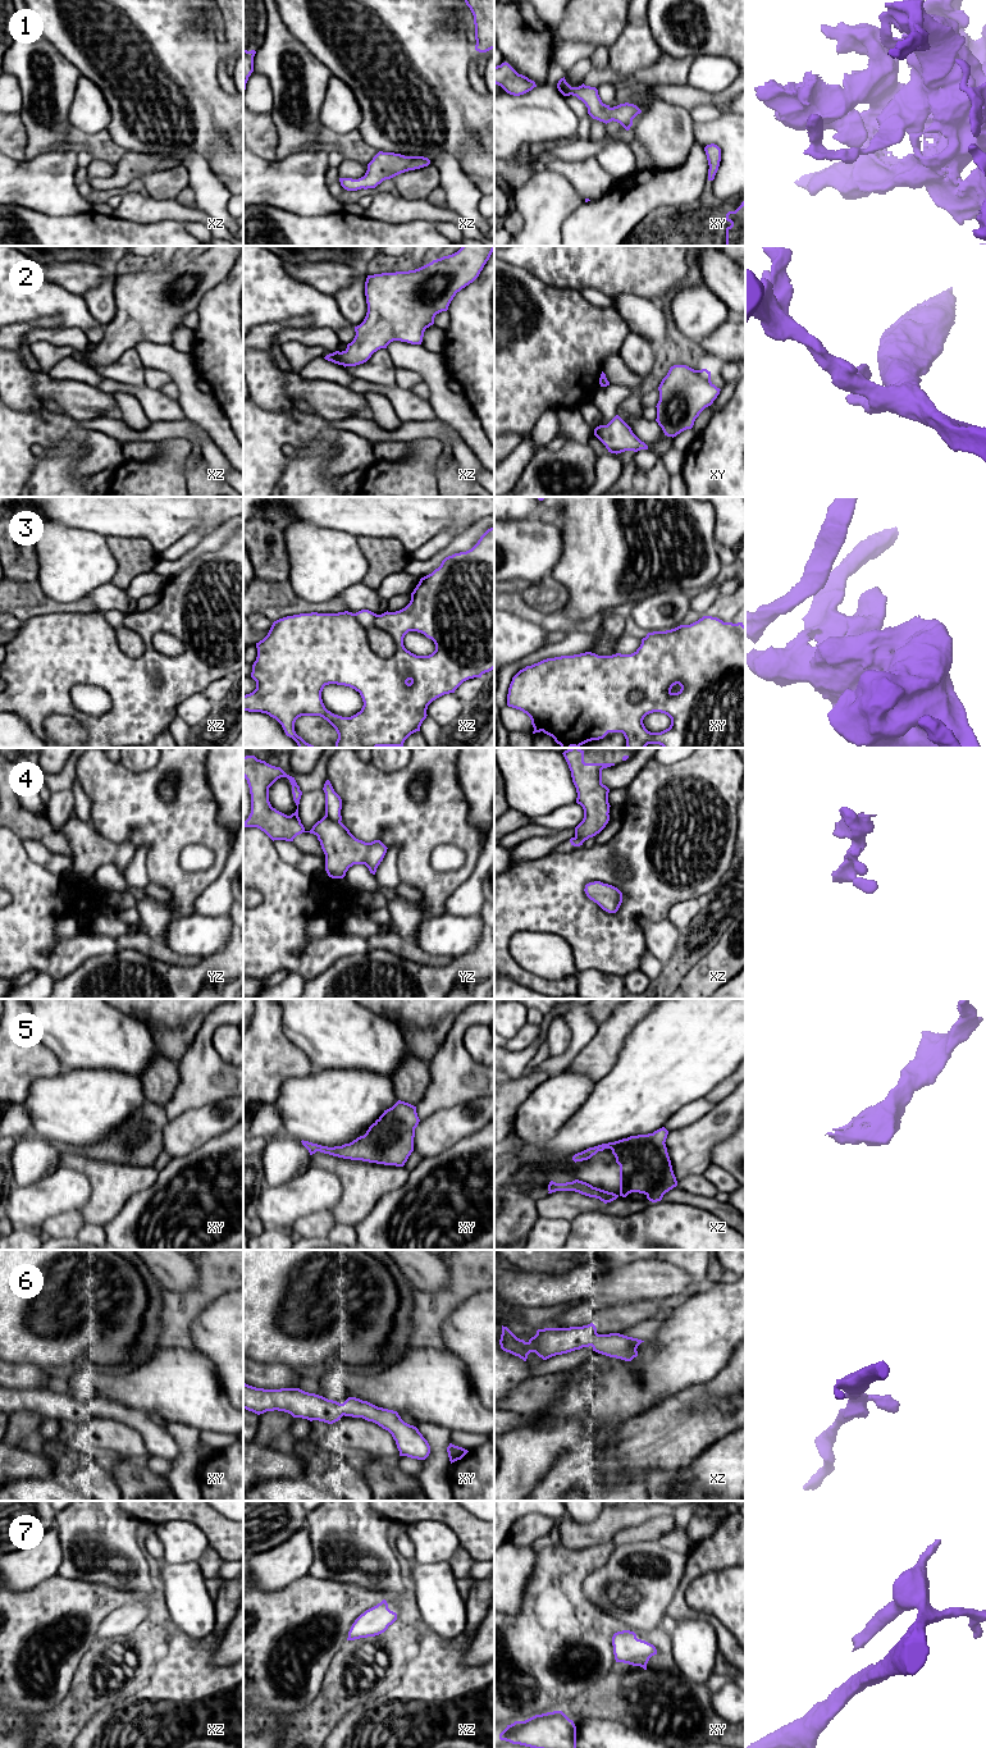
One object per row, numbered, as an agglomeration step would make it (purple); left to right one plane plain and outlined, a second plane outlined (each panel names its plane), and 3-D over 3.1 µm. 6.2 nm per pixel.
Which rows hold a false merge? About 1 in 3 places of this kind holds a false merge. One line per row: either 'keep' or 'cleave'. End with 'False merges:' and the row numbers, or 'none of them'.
1: keep
2: keep
3: cleave
4: cleave
5: keep
6: keep
7: keep
False merges: 3, 4

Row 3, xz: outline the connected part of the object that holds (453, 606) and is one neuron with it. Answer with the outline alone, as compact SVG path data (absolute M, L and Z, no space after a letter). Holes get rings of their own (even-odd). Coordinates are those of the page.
M494 526L488 529L471 549L446 557L438 569L420 579L405 608L378 615L374 625L393 638L396 651L392 656L382 657L371 649L366 627L348 611L300 613L274 621L268 635L256 643L257 657L251 672L256 689L243 695L243 711L261 712L275 718L298 748L316 748L295 731L295 722L301 716L320 716L327 720L338 734L334 748L403 747L411 734L420 731L428 716L428 706L433 700L455 693L464 681L481 677L494 668ZM408 631L417 631L432 639L435 651L429 656L416 656L407 651L403 638ZM329 684L350 686L359 692L364 702L361 711L351 717L328 711L321 692Z

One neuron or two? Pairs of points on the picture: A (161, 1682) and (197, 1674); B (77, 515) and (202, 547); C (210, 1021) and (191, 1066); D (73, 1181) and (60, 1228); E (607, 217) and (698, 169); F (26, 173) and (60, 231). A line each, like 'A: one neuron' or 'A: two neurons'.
A: one neuron
B: two neurons
C: one neuron
D: two neurons
E: one neuron
F: two neurons

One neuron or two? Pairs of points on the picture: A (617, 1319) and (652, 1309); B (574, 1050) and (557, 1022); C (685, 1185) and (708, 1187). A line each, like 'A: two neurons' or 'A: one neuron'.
A: one neuron
B: two neurons
C: one neuron

